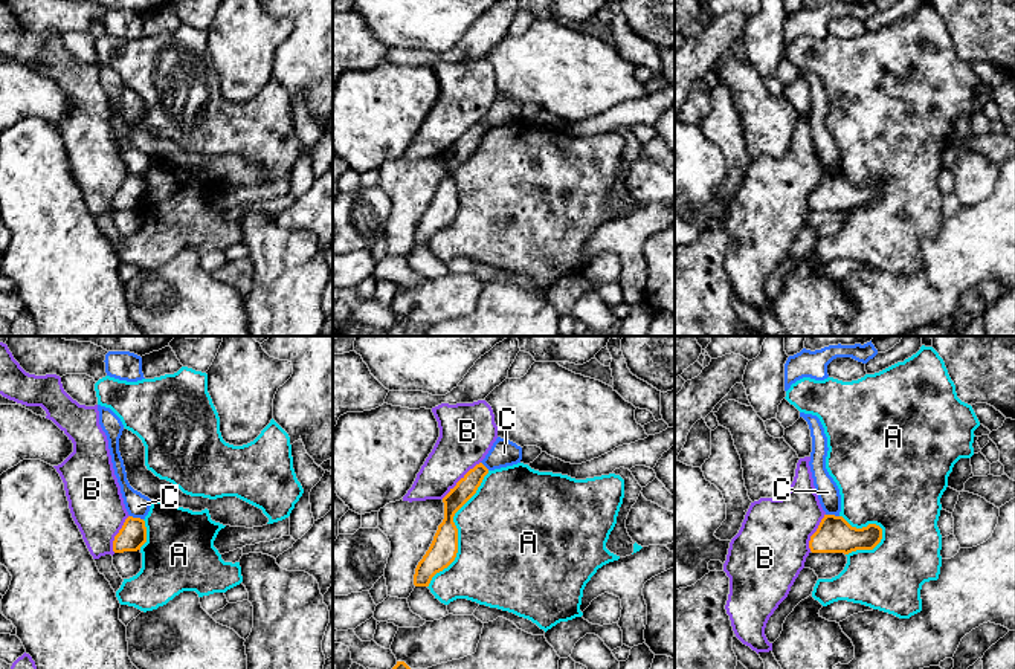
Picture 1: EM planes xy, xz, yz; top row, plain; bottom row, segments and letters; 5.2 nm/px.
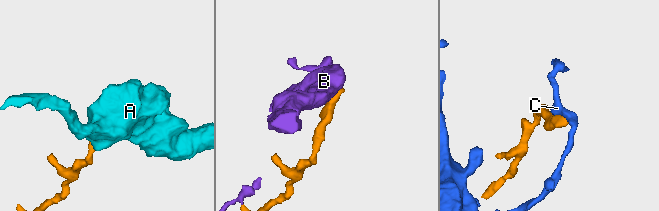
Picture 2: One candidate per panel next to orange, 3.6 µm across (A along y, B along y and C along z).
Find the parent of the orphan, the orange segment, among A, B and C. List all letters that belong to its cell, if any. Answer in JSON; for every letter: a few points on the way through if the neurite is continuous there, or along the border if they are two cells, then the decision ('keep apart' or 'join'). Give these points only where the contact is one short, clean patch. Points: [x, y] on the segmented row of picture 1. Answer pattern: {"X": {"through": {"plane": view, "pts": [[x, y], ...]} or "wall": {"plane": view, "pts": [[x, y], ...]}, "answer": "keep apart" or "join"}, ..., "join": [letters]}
{"A": {"answer": "keep apart"}, "B": {"answer": "join"}, "C": {"wall": {"plane": "xy", "pts": [[130, 515], [142, 520]]}, "answer": "keep apart"}, "join": ["B"]}

